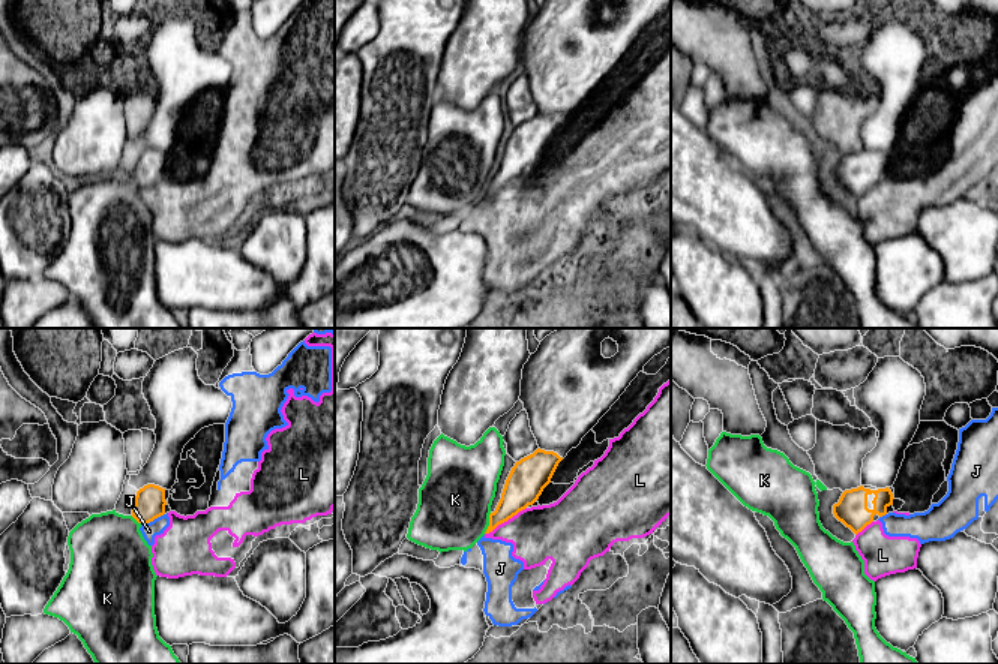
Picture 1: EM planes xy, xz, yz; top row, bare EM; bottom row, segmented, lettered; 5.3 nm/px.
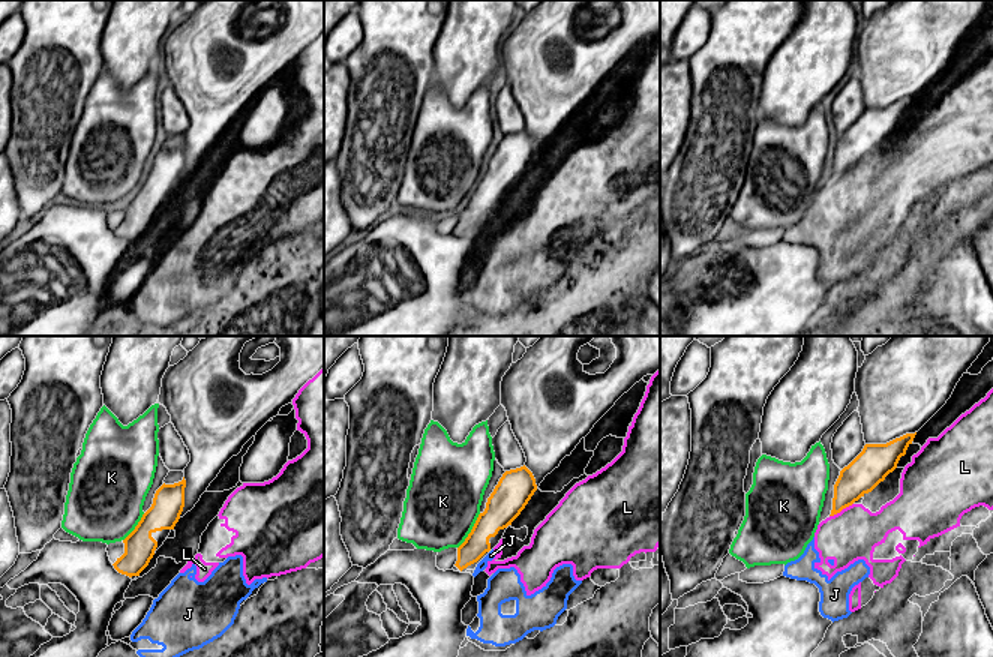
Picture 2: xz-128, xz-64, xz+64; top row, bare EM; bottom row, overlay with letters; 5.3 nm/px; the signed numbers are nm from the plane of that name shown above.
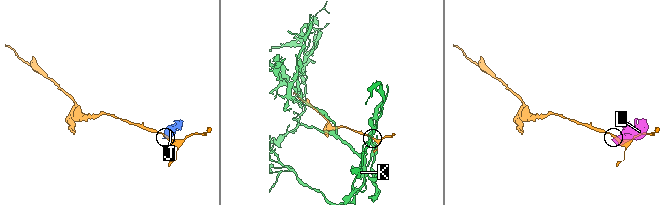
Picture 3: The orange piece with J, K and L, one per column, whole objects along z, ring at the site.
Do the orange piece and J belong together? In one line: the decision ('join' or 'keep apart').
keep apart

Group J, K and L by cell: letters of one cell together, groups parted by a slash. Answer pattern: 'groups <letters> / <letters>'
groups J L / K

